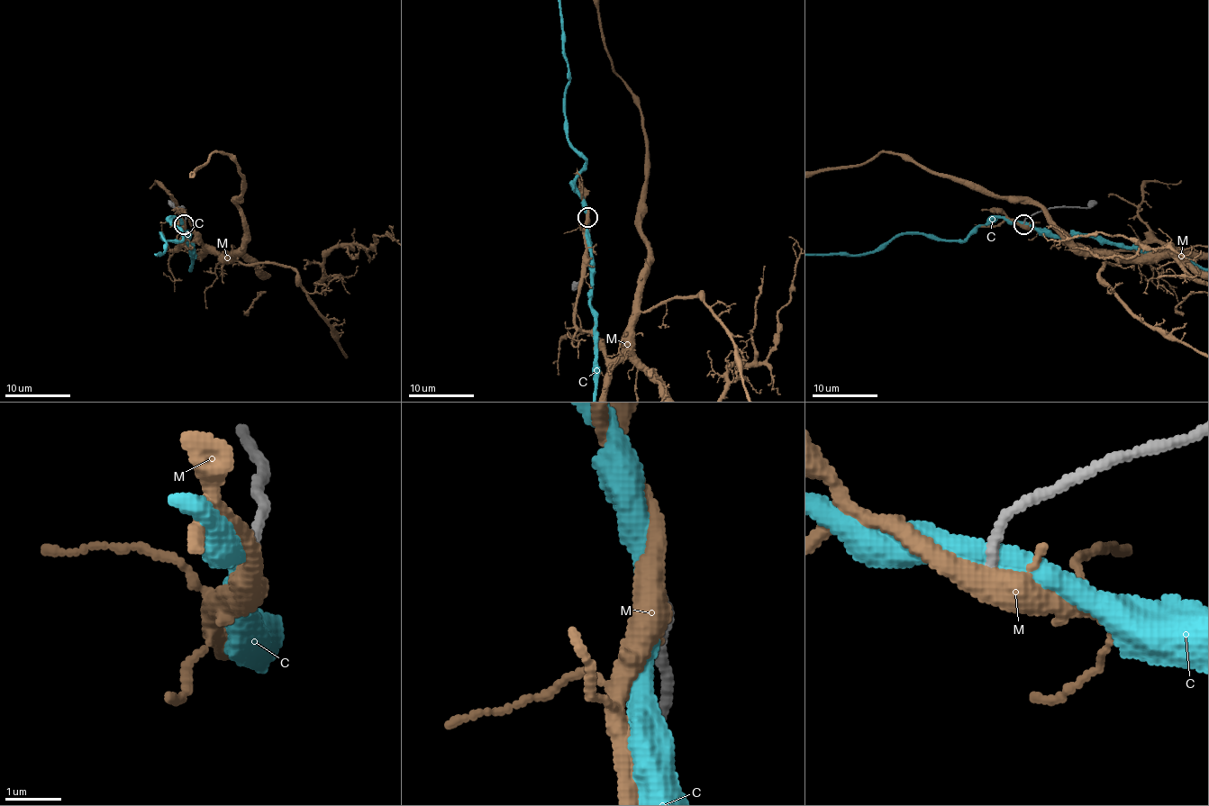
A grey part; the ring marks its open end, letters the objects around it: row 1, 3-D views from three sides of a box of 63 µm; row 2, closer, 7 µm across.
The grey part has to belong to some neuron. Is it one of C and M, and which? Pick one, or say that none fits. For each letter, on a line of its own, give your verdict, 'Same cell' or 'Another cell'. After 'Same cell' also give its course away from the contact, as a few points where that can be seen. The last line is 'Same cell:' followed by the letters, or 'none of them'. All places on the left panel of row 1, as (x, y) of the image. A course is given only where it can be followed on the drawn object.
C: Another cell
M: Another cell
Same cell: none of them

